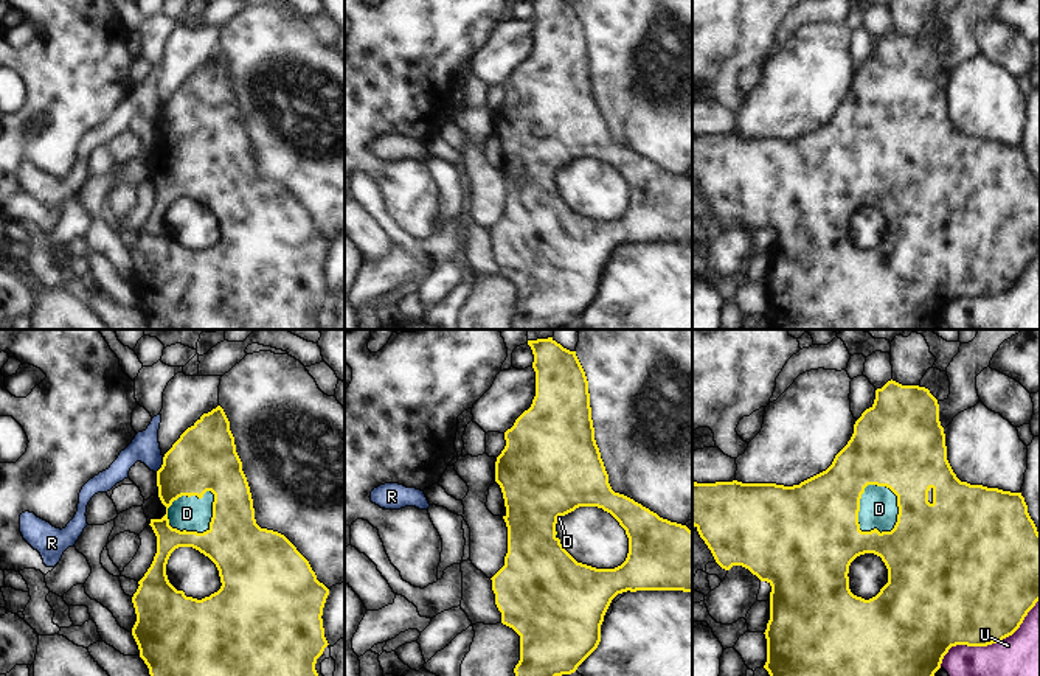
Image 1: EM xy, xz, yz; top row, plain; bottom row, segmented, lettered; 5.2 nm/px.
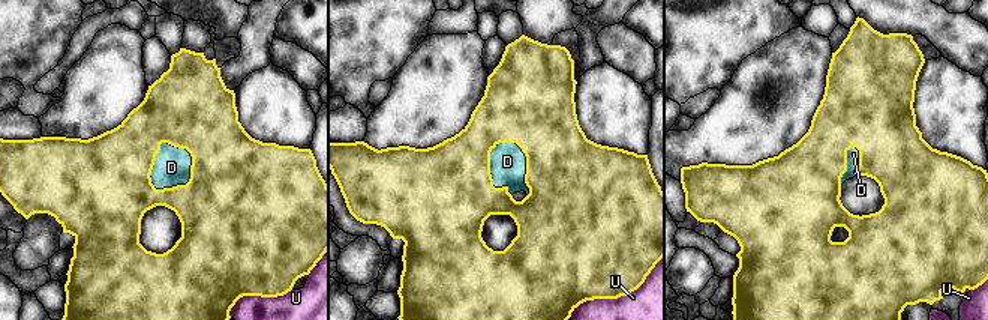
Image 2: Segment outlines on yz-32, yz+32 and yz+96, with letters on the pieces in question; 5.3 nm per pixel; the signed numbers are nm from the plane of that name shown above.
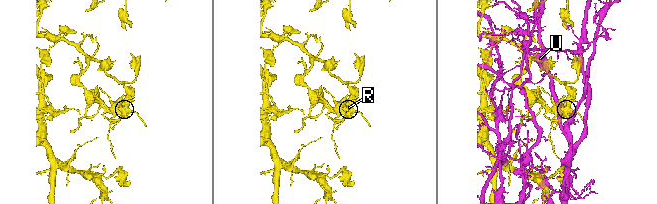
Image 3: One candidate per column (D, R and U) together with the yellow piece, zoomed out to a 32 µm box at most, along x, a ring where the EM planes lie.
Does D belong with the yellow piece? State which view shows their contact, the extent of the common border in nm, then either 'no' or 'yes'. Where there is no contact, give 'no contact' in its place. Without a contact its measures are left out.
xy | 300 nm | yes

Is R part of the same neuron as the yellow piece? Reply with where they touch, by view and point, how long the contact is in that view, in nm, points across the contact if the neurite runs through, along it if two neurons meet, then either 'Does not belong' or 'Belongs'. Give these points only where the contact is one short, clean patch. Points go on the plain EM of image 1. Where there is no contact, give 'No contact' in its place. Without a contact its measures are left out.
Touches yellow at xy (162, 117). Shared border 90 nm. Boundary: xy (163, 109), (163, 115), (156, 123). Does not belong.

